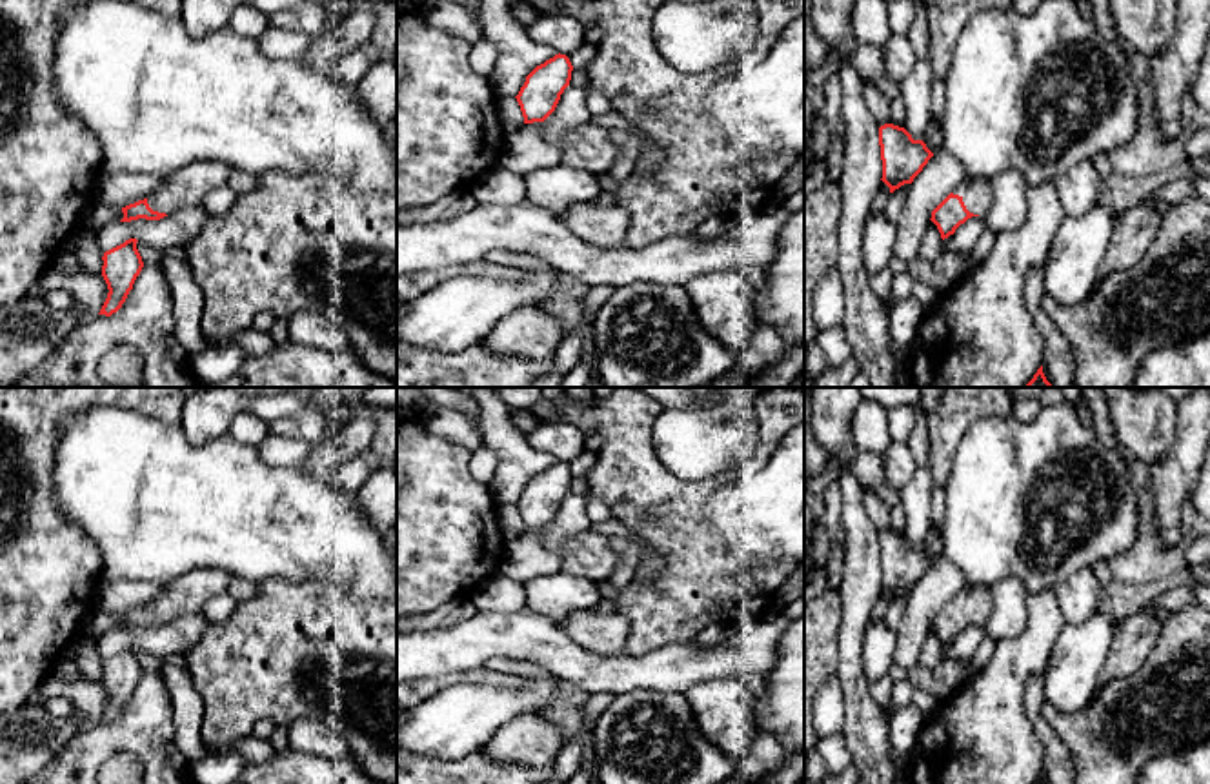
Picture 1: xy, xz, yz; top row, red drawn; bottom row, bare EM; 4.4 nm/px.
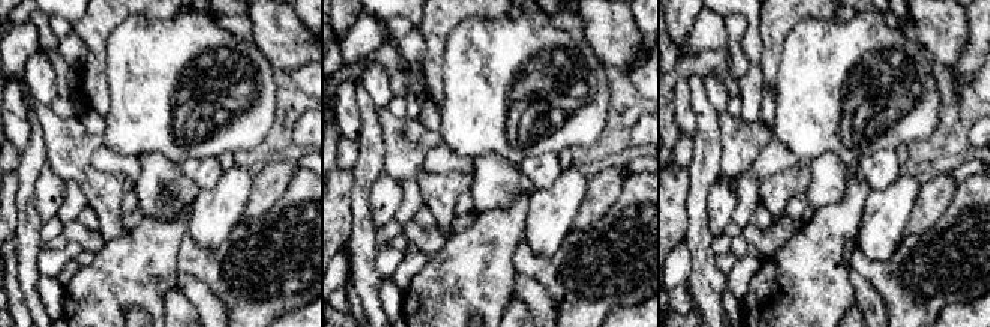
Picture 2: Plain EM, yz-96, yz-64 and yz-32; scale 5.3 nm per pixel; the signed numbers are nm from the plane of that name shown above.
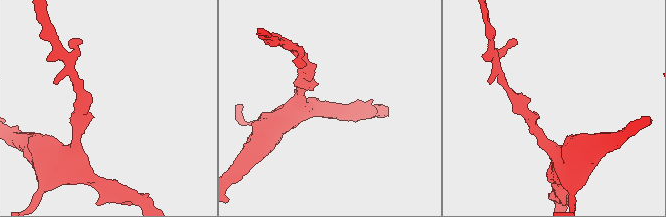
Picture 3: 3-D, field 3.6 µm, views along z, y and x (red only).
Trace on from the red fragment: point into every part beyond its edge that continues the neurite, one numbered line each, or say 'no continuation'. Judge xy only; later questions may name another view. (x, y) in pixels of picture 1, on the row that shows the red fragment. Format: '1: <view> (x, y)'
1: xy (186, 186)

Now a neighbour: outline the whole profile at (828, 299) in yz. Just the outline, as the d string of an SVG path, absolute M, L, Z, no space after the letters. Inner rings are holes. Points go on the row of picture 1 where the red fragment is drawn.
M839 271L822 276L813 291L813 318L817 331L841 326L846 311L846 295Z

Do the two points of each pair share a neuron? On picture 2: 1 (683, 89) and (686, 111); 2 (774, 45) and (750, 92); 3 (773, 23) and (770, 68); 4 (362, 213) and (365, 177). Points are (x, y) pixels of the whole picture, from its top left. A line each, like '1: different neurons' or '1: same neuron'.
1: same neuron
2: different neurons
3: same neuron
4: same neuron

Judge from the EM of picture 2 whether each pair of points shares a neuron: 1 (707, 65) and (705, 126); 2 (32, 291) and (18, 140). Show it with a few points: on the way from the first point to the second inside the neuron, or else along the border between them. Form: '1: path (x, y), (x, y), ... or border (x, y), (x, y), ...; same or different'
1: border (702, 75), (692, 74), (687, 78); different
2: border (29, 119), (30, 137), (21, 156); different

